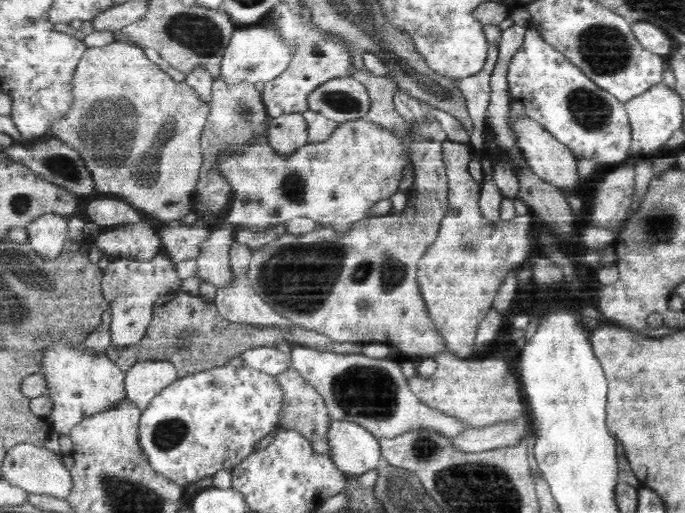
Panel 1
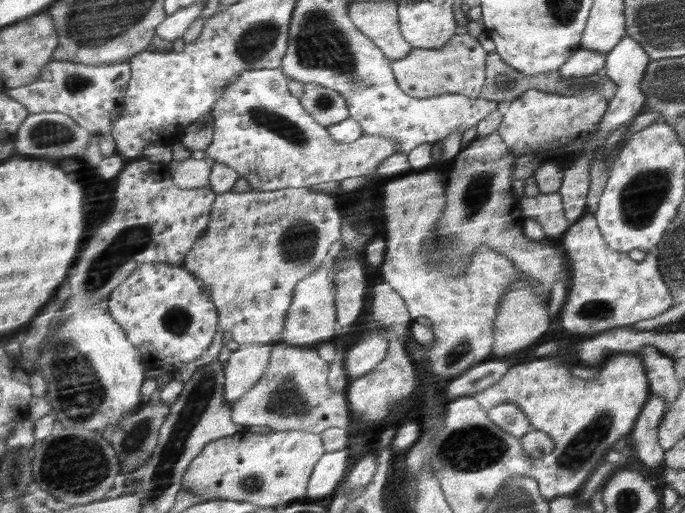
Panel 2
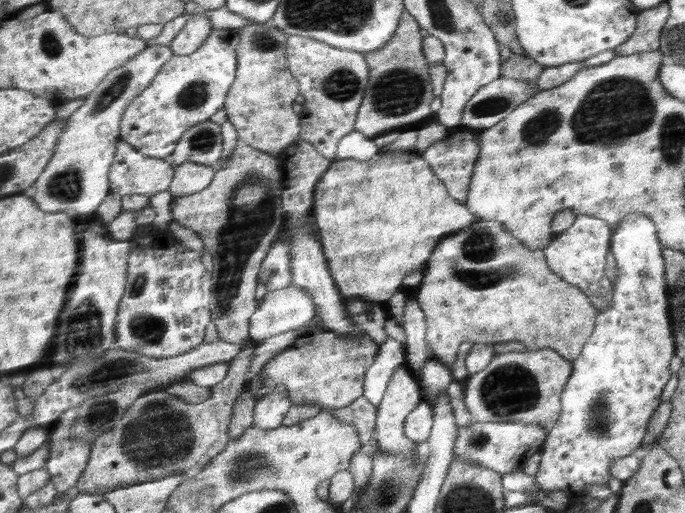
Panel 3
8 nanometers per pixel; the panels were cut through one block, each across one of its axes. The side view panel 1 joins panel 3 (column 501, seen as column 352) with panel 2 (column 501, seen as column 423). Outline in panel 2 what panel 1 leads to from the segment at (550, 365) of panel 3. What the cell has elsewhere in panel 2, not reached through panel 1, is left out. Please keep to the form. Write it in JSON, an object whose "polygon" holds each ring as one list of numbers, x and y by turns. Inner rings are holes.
{"polygon":[[500,403,487,411,487,414,493,423,516,438,520,439,532,429,526,413,516,403]]}

